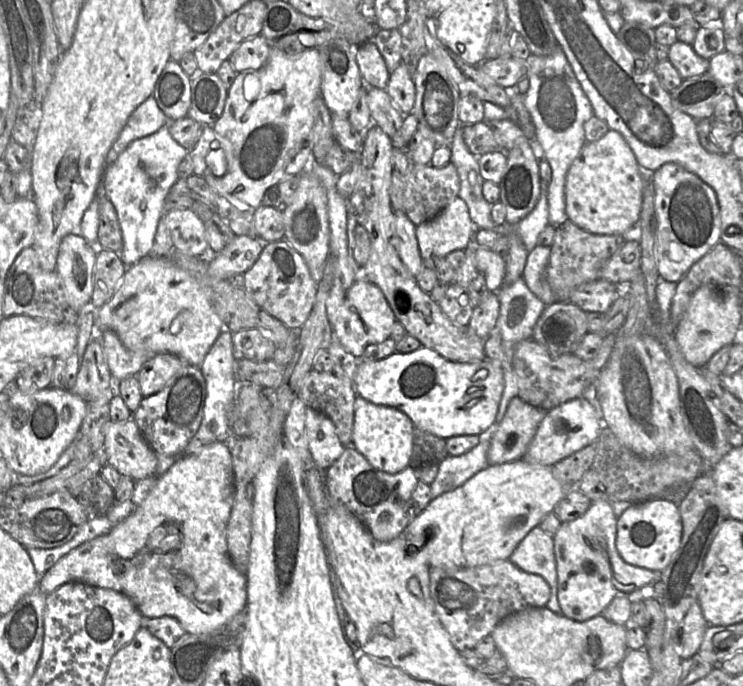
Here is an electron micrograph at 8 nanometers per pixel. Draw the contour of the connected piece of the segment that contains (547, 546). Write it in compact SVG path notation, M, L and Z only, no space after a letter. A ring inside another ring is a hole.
M536 526L518 544L509 560L521 570L542 576L550 586L551 595L546 605L552 612L562 615L558 602L557 565L554 536Z

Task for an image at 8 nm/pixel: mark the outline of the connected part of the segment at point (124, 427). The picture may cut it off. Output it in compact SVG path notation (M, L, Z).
M132 418L120 422L109 420L105 423L103 451L105 464L135 481L156 472L158 455Z

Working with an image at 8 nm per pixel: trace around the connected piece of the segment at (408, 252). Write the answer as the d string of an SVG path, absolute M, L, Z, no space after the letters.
M404 211L395 212L396 237L399 256L413 275L417 276L424 268L424 260L421 256L416 237L416 225L408 218Z

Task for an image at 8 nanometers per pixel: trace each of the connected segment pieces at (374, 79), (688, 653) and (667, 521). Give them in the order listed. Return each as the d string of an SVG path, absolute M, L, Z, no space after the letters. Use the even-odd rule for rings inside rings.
M368 41L355 47L355 55L364 86L386 90L390 73L375 43Z
M696 601L688 610L681 625L679 655L682 660L689 659L699 652L708 627L709 624Z
M653 498L626 509L617 519L616 549L621 558L633 566L661 572L678 550L682 536L682 521L678 505Z

